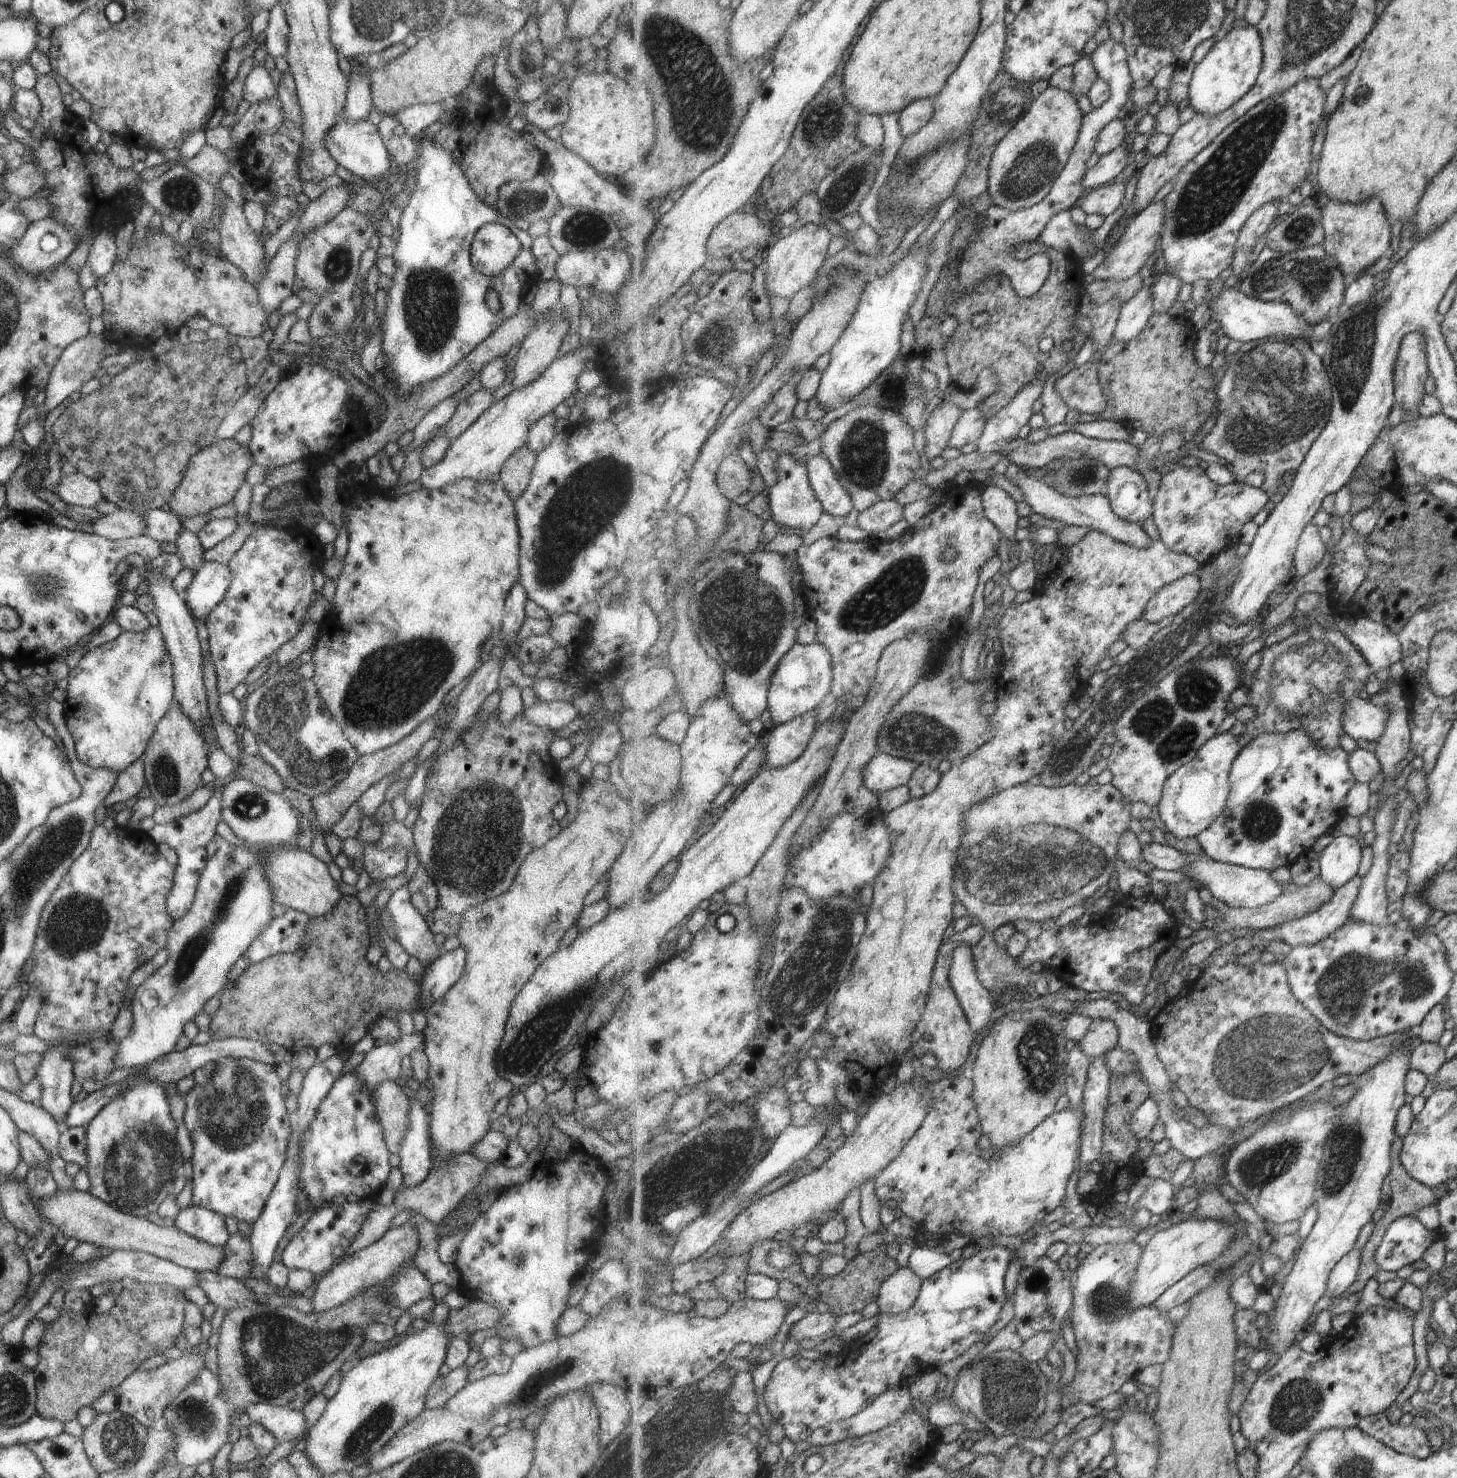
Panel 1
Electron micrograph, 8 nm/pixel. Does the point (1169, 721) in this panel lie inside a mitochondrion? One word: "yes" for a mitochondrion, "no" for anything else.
yes

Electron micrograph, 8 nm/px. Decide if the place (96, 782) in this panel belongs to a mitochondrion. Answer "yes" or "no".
no

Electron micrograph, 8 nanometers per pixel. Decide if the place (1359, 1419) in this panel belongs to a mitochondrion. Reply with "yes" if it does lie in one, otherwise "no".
no

